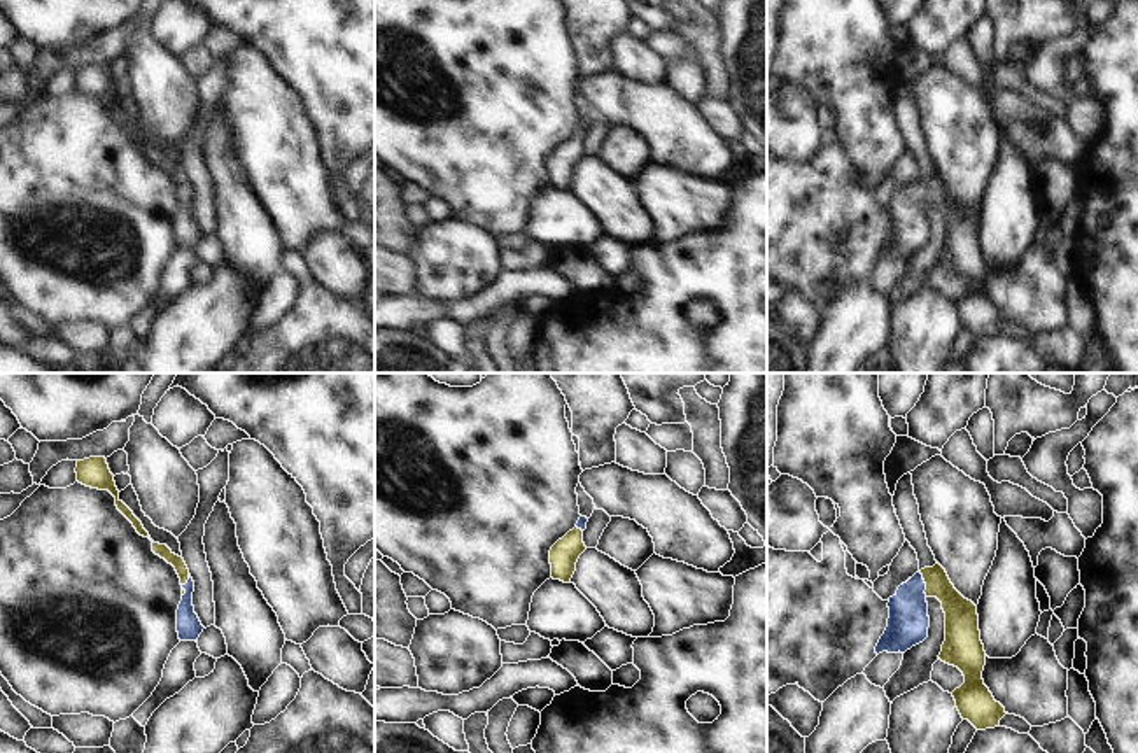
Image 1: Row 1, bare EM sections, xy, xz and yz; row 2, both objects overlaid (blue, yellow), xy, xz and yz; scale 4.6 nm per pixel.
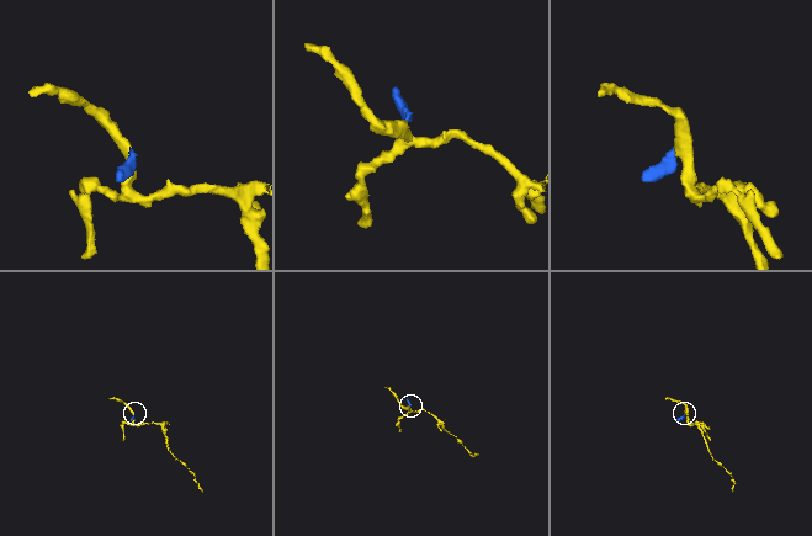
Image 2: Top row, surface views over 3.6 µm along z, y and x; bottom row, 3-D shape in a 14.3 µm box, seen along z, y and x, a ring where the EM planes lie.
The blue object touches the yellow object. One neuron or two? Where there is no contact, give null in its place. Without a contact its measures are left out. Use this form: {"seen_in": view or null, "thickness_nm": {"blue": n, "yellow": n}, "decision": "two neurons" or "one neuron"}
{"seen_in": "yz", "thickness_nm": {"blue": 190, "yellow": 160}, "decision": "one neuron"}

